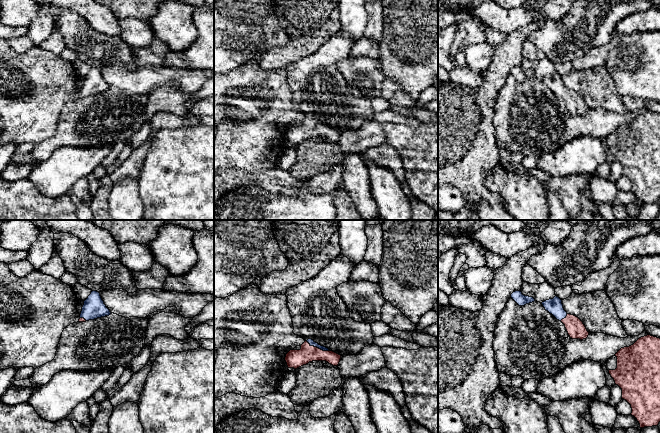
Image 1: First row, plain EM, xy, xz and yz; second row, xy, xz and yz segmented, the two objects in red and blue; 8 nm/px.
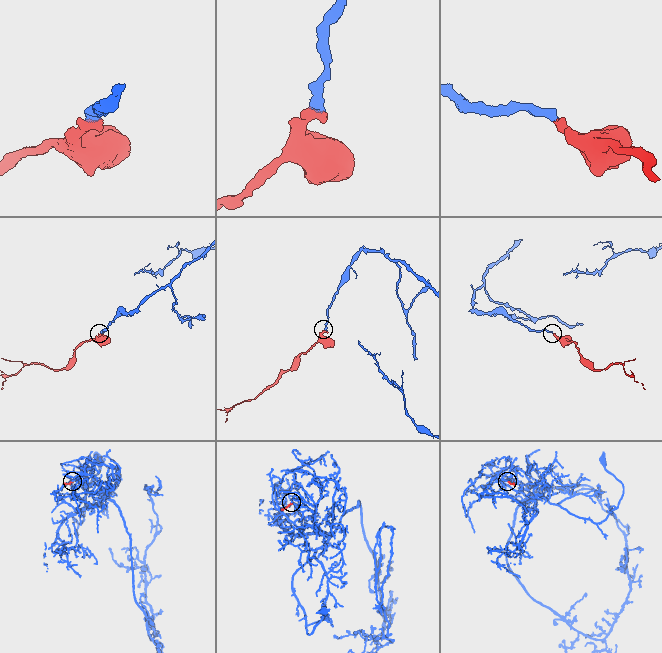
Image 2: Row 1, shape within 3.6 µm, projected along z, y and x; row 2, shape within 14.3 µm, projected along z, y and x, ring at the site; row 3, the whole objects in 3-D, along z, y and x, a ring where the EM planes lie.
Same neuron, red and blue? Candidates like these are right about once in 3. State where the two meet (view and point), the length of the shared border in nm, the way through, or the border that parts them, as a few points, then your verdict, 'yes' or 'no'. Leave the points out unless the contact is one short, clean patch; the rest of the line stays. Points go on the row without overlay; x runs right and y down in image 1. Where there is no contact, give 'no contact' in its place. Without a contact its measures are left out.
xz (318, 124) | 200 nm | across xz (294, 134), (302, 133), (318, 124), (310, 117) | yes

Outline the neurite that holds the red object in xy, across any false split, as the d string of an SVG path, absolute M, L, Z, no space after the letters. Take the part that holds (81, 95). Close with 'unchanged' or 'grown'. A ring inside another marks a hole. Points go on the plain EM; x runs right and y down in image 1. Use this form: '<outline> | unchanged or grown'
M92 67L88 74L84 77L79 98L86 98L97 94L109 92L110 86L104 80L100 69Z | grown

